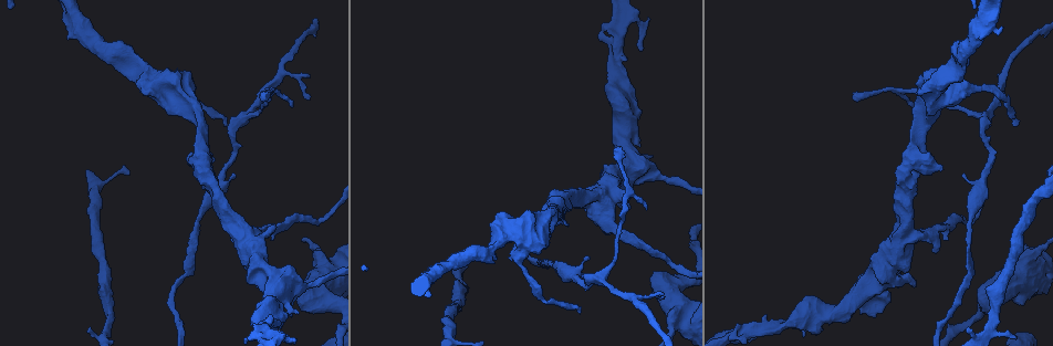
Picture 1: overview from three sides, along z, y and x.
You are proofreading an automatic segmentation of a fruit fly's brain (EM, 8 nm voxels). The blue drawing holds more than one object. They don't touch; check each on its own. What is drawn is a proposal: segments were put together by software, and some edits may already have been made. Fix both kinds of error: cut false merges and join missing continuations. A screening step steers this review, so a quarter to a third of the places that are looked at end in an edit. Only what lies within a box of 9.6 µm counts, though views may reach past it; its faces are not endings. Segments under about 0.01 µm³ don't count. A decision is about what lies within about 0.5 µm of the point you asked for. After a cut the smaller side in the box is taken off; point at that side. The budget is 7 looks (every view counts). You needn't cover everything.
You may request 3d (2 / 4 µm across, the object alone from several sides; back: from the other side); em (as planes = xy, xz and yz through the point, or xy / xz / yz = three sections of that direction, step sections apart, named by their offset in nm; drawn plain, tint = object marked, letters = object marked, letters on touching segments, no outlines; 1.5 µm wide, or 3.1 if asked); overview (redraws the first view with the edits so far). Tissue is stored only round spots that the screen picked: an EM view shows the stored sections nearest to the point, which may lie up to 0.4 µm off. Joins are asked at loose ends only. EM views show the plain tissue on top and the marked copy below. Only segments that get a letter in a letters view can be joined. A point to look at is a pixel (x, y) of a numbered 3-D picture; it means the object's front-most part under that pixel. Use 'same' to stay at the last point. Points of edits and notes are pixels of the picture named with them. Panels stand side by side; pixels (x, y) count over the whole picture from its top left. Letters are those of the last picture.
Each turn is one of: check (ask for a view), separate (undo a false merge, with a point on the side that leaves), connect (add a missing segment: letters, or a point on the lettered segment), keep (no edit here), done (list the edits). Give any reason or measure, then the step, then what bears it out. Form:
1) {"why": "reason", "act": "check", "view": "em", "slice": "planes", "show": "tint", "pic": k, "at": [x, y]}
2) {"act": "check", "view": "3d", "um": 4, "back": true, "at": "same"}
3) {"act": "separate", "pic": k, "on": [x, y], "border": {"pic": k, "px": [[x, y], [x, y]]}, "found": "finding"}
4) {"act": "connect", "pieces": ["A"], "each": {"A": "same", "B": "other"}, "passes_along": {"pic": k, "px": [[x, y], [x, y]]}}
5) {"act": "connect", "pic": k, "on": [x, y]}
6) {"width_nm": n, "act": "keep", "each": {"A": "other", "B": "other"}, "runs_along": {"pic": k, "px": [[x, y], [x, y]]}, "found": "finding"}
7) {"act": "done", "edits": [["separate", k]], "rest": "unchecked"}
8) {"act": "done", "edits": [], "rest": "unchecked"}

{"why": "an open end", "act": "check", "view": "3d", "um": 2, "pic": 1, "at": [549, 207]}

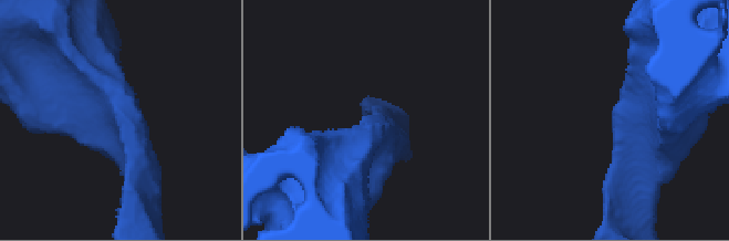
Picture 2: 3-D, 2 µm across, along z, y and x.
{"why": "shape alone is not enough", "act": "check", "view": "em", "slice": "planes", "show": "letters", "pic": 2, "at": [365, 117]}

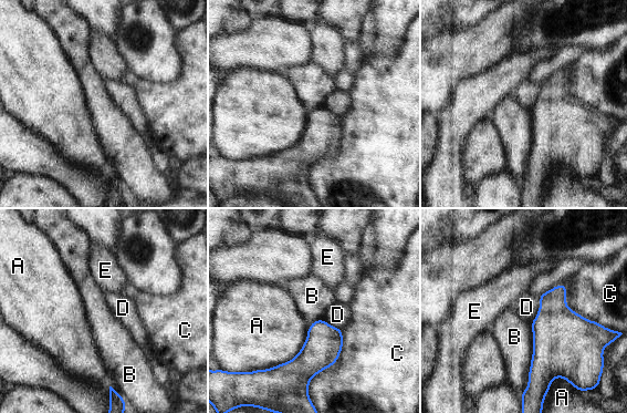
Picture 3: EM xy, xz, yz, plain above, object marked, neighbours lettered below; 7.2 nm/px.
{"act": "keep", "each": {"A": "other", "B": "other", "C": "other", "D": "other", "E": "other"}, "found": "none of them fits"}

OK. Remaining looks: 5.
{"why": "branch stops here", "act": "check", "view": "em", "slice": "planes", "show": "letters", "pic": 1, "at": [588, 259]}

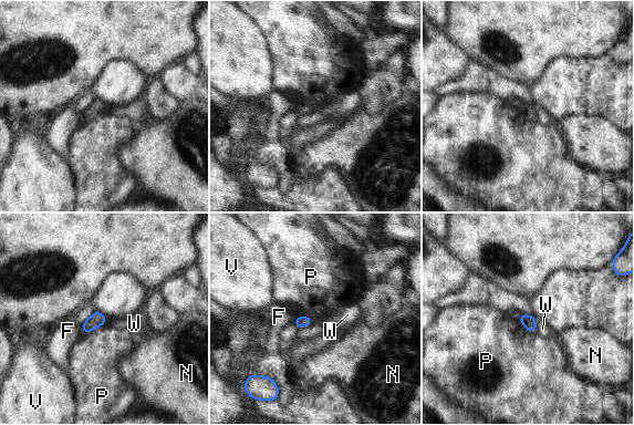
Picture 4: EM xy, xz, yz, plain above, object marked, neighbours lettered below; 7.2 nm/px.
{"act": "keep", "each": {"F": "other", "N": "other", "P": "other", "V": "other", "W": "other"}, "found": "none of them fits"}

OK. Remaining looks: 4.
{"why": "an open end", "act": "check", "view": "em", "slice": "planes", "show": "letters", "pic": 1, "at": [87, 329]}

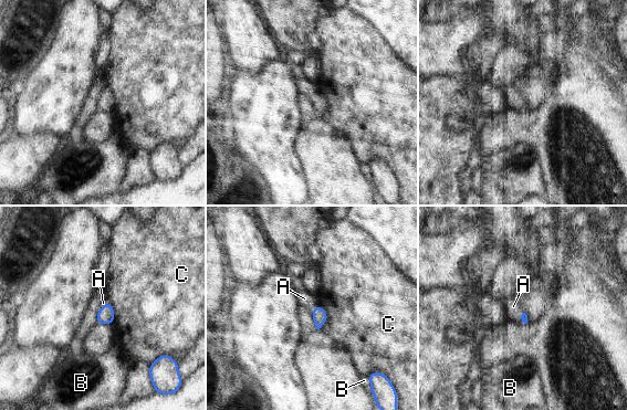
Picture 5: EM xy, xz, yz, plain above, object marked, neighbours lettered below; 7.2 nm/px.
{"longest_contact_nm": ["C", 180], "act": "connect", "pieces": ["A"], "each": {"A": "same", "B": "other", "C": "other"}, "passes_along": {"pic": 5, "px": [[320, 315], [314, 308], [304, 298]]}, "found": "it goes on there"}

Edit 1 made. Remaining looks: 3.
{"act": "done", "edits": [["connect", 5]], "rest": "unchecked"}

